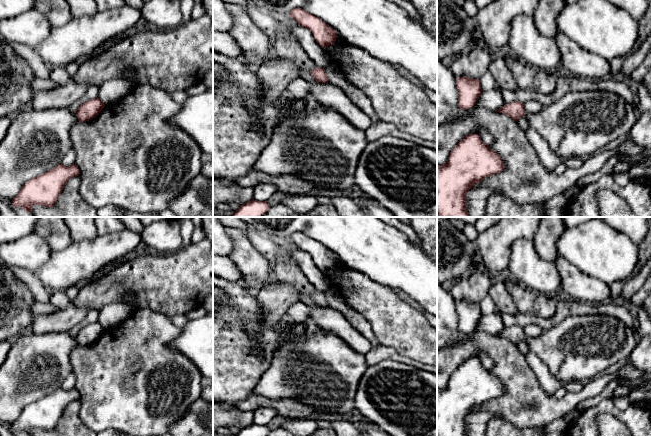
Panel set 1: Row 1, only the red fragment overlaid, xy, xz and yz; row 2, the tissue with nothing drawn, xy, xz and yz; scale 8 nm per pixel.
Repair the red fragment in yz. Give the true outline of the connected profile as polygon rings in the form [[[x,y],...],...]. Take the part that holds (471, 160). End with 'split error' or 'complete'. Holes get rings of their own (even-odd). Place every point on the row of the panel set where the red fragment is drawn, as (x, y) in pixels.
[[[469,134],[461,139],[450,152],[448,161],[443,165],[437,164],[437,217],[469,217],[467,212],[466,193],[484,178],[498,174],[505,169],[500,156],[483,143],[478,134]]]; complete

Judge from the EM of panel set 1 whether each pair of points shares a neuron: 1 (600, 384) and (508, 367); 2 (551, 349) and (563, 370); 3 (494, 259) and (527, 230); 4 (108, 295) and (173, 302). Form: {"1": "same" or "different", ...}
{"1": "same", "2": "same", "3": "same", "4": "same"}

